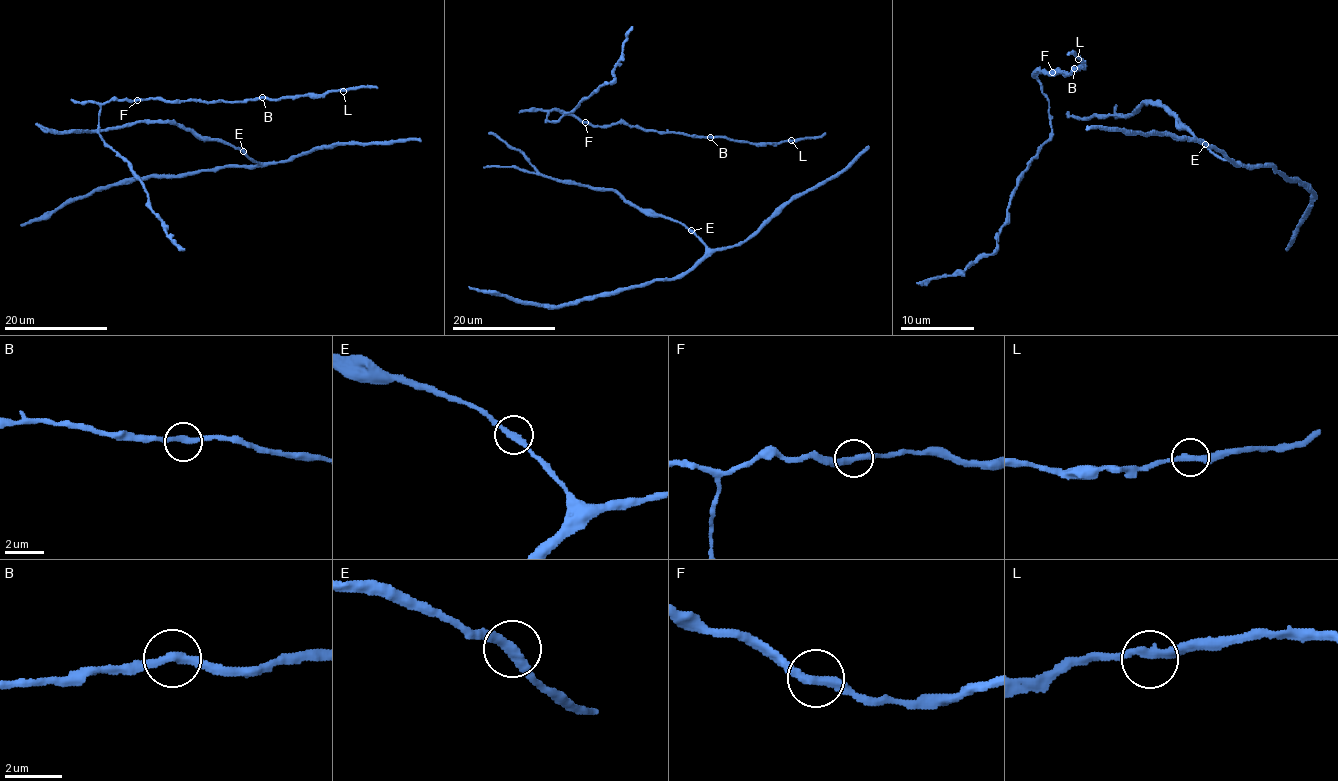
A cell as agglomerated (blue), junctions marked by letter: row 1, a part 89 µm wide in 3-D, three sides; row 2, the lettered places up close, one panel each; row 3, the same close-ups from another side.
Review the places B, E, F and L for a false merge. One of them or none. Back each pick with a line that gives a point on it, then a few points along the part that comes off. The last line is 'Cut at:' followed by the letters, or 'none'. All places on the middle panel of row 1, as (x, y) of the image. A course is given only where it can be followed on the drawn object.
Cut at: none

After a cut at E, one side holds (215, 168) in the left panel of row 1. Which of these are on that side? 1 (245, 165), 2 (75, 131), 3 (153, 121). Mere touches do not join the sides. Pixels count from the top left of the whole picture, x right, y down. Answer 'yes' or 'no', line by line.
1: yes
2: no
3: no

